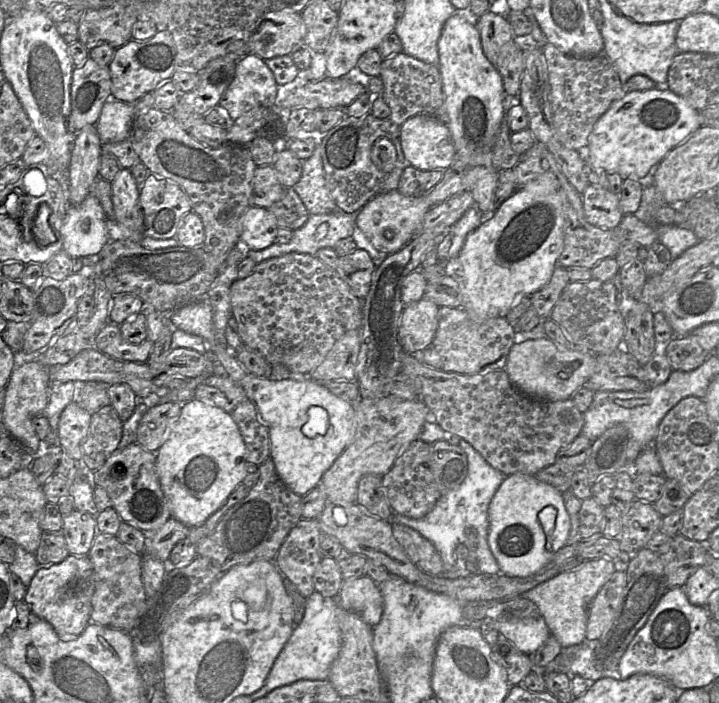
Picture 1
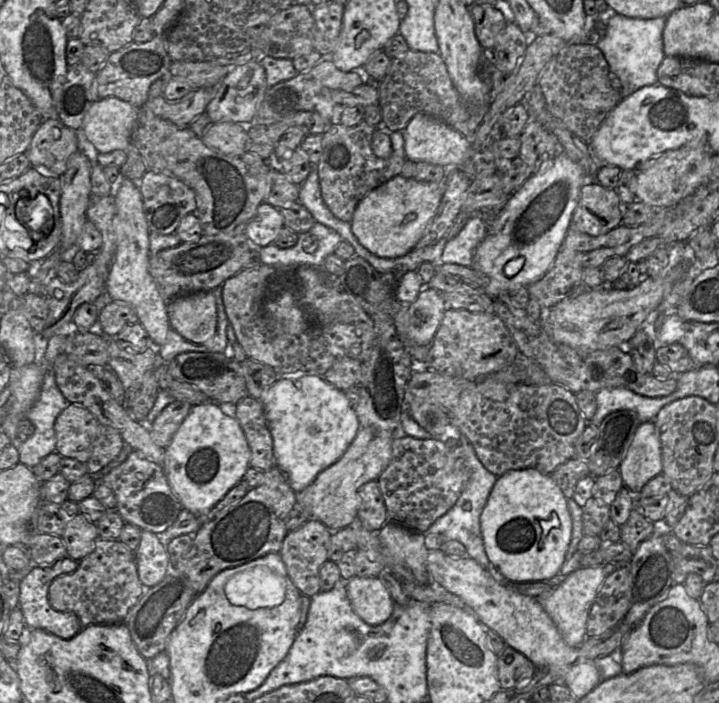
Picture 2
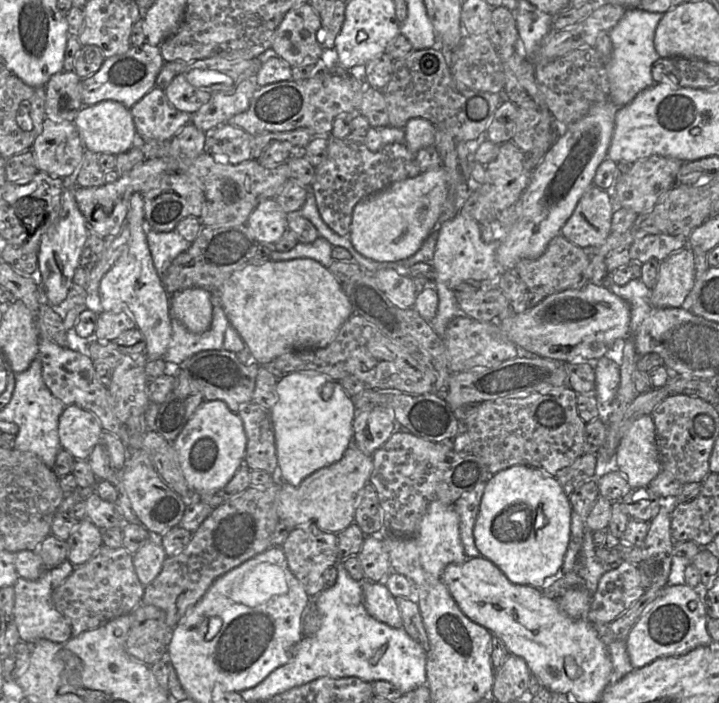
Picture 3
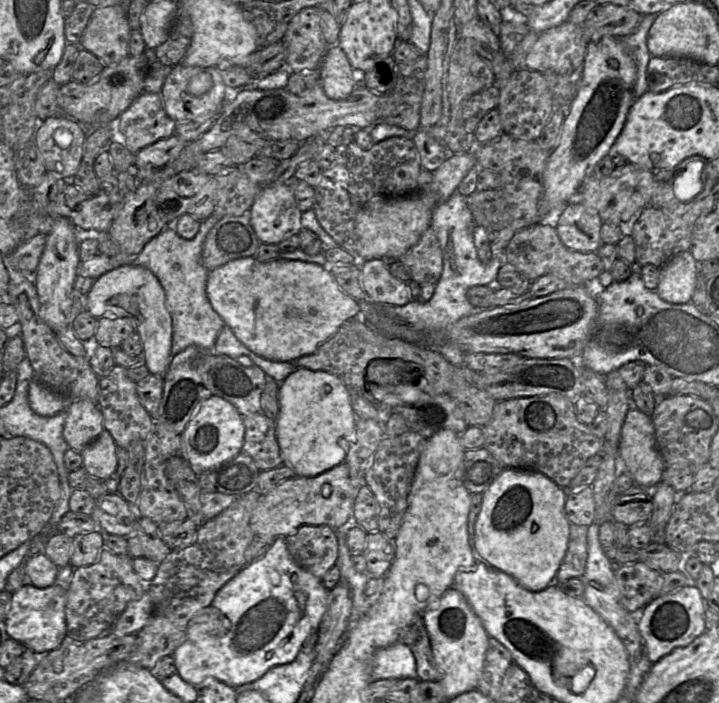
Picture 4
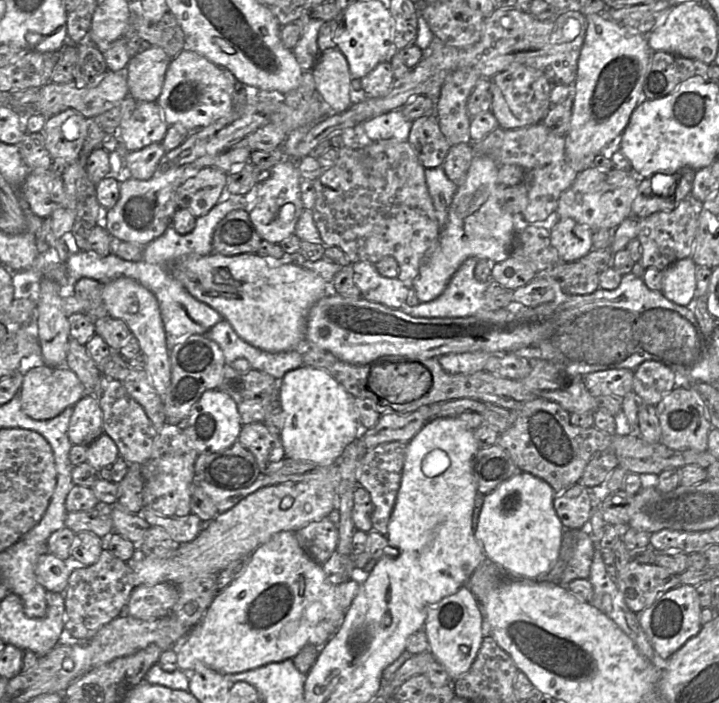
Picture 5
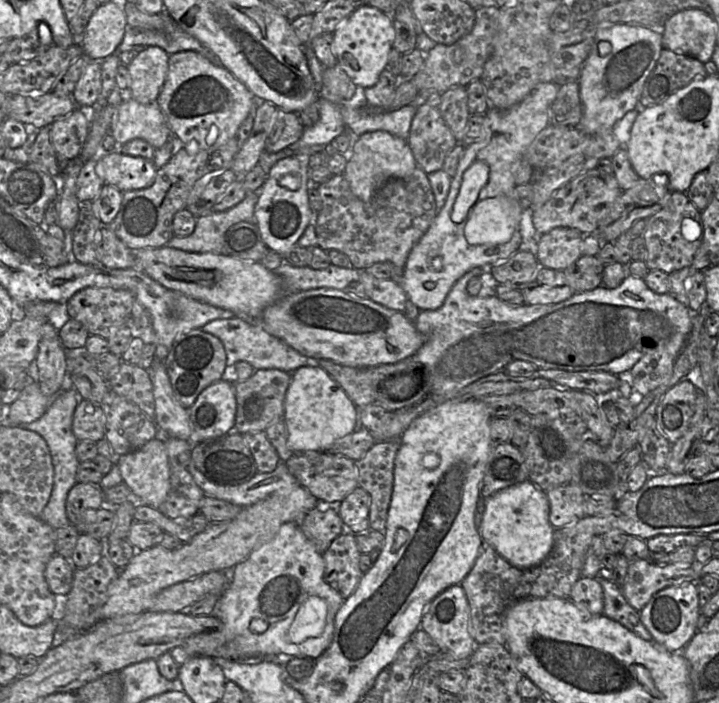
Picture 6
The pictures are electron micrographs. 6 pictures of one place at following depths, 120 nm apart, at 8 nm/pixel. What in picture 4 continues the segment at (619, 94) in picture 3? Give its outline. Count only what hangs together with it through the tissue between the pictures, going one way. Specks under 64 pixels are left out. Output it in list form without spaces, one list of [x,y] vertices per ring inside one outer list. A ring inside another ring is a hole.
[[[647,14],[642,16],[637,30],[624,38],[621,38],[624,47],[631,55],[637,66],[637,79],[634,88],[635,99],[641,97],[648,91],[646,73],[651,54],[647,46],[648,32],[658,14]]]

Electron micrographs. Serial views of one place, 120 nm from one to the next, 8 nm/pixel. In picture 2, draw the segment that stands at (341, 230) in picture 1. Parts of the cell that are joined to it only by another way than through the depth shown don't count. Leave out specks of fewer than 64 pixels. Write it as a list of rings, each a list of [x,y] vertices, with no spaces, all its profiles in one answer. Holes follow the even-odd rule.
[[[315,222],[309,231],[297,235],[298,241],[292,248],[283,249],[275,244],[259,248],[262,264],[270,265],[277,269],[295,269],[299,266],[323,268],[326,257],[333,254],[343,241],[342,237],[335,230],[318,222]]]

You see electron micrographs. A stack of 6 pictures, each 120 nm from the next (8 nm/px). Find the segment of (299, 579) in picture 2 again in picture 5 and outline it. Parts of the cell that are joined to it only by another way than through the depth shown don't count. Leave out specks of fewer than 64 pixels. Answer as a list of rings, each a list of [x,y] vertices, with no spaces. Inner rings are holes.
[[[329,517],[310,522],[296,531],[295,536],[304,552],[320,565],[337,551],[339,532]]]

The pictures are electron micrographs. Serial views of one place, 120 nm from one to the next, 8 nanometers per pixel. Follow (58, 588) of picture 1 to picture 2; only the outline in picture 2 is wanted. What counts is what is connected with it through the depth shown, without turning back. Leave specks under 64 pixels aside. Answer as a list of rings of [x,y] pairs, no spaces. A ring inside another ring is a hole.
[[[67,555],[53,564],[32,565],[32,570],[20,581],[18,604],[28,630],[42,629],[62,639],[71,639],[83,629],[78,616],[74,612],[56,611],[48,601],[49,587],[52,581],[59,576],[73,573],[78,565],[79,561]]]

